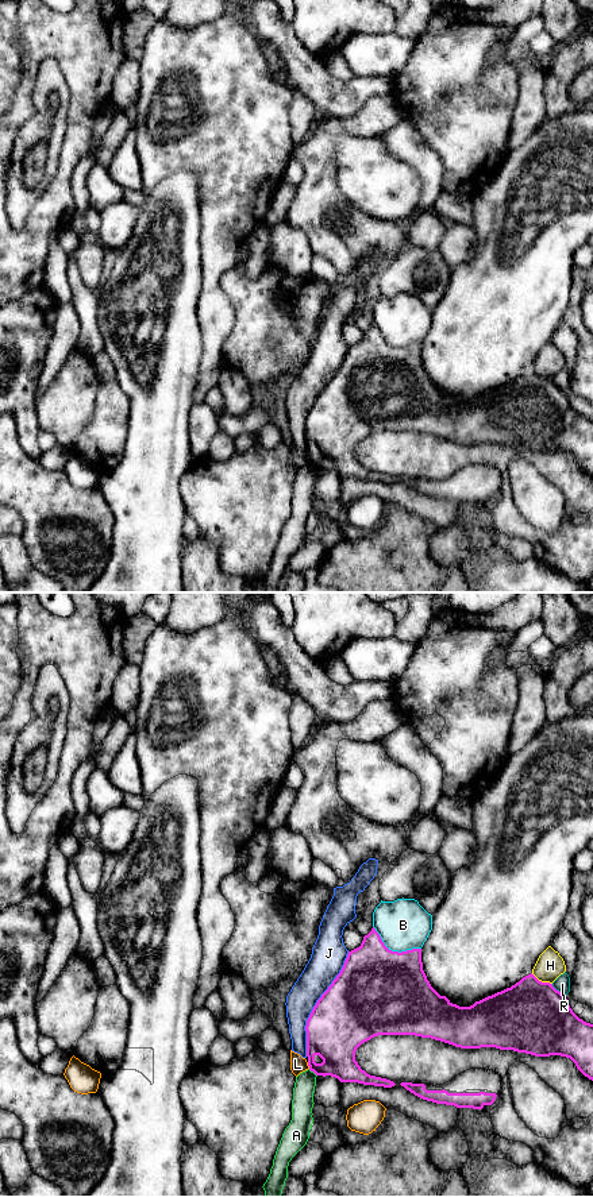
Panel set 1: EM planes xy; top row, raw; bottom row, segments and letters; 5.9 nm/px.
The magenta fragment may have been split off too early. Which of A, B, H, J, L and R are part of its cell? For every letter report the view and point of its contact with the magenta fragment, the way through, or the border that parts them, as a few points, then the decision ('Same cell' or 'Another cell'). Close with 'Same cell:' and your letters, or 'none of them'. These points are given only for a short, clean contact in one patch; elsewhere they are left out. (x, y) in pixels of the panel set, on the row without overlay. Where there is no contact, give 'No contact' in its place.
A: Touches magenta at xy (312, 466). Boundary: xy (308, 464), (316, 471). Another cell
B: Touches magenta at xy (393, 347). Another cell
H: Touches magenta at xy (540, 377). Another cell
J: Touches magenta at xy (316, 400). Another cell
L: Touches magenta at xy (308, 460). Another cell
R: Touches magenta at xy (554, 383). Another cell
Same cell: none of them

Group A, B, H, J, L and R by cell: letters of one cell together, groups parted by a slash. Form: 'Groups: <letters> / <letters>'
Groups: A / B / H / J / L / R

